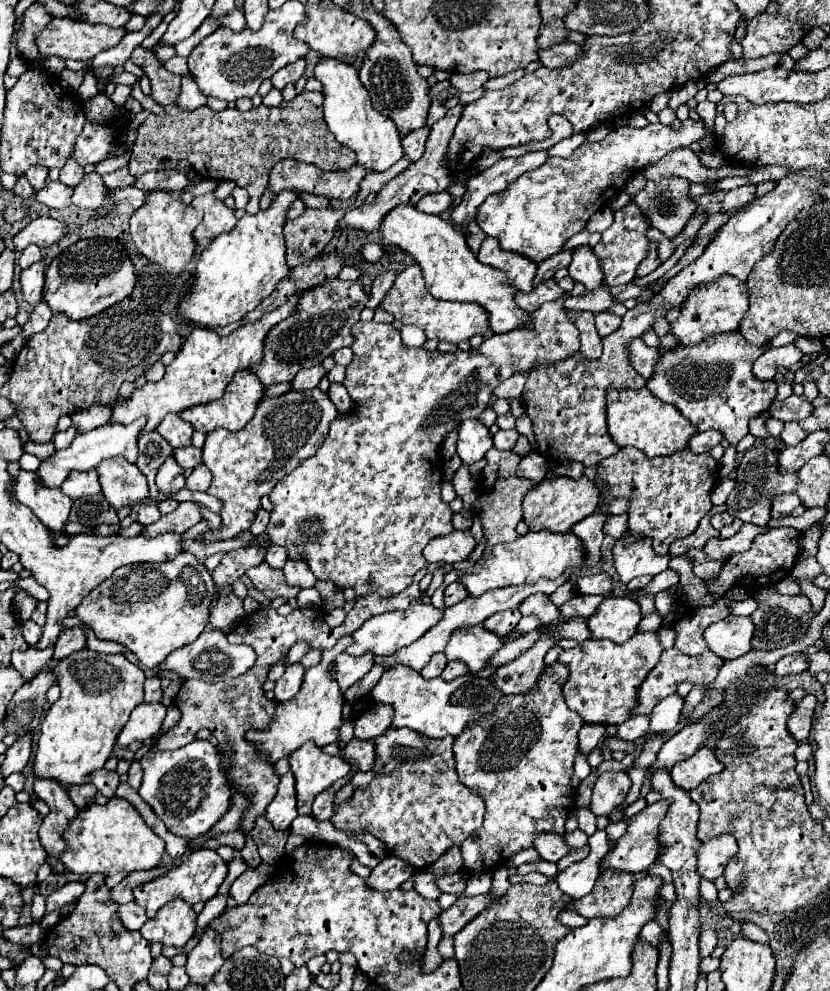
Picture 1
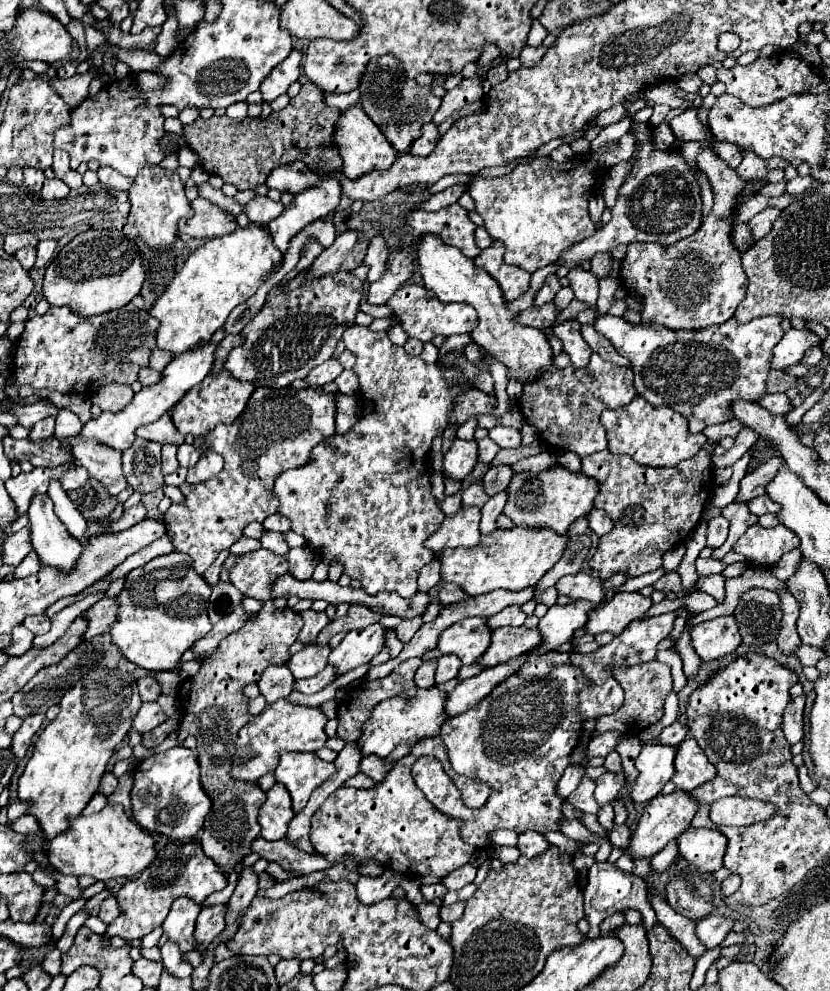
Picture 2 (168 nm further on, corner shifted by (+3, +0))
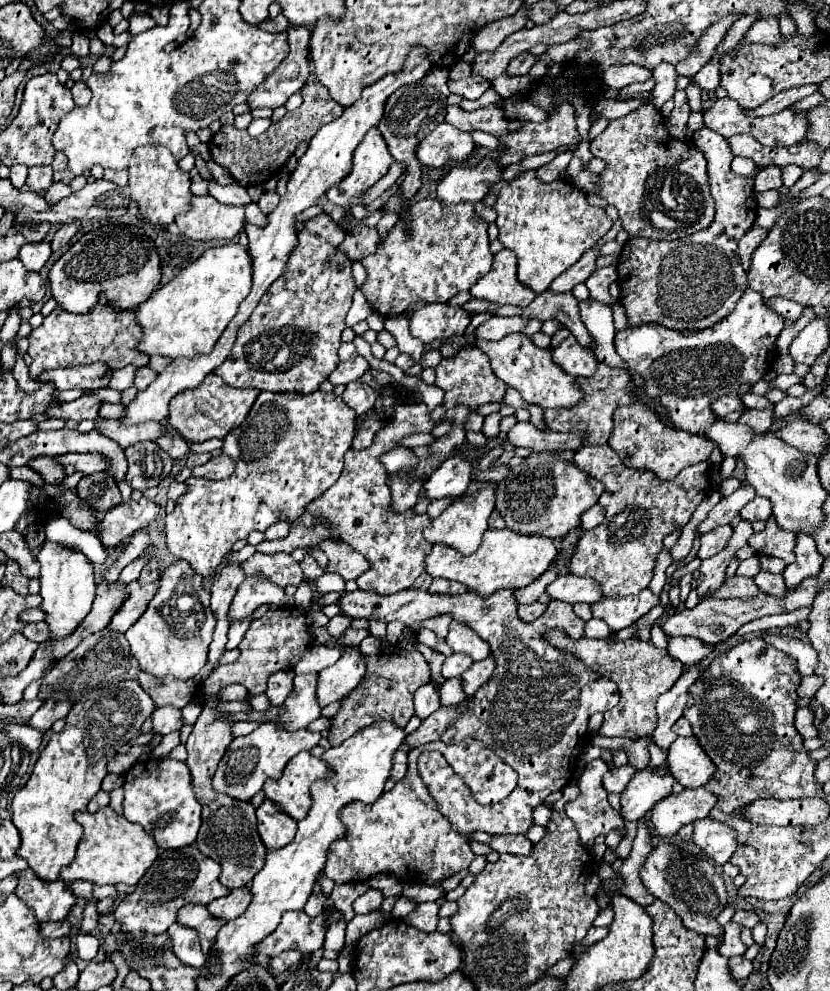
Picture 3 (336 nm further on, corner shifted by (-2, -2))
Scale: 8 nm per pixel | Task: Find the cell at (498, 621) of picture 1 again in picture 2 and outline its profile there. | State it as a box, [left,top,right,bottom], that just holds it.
[489,605,525,629]

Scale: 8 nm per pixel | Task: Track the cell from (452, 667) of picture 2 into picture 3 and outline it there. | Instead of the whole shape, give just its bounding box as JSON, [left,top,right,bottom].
[442,653,474,679]

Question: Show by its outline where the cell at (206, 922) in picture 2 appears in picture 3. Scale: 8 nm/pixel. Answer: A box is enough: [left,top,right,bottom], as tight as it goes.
[206,889,250,921]

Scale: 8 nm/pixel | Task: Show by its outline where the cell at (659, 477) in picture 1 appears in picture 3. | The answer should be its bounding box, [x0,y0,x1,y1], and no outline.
[570,445,710,597]

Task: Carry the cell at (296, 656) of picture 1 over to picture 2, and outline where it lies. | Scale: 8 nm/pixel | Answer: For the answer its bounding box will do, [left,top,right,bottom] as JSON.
[299,611,329,643]

